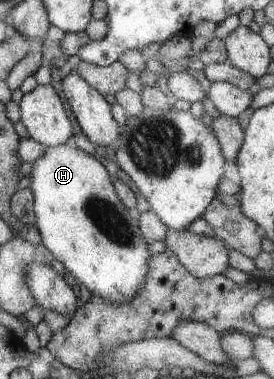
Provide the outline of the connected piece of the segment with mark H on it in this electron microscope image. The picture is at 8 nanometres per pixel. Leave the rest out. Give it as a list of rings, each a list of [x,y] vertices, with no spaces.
[[[71,141],[46,146],[44,154],[30,163],[28,190],[32,192],[34,223],[40,233],[41,243],[78,280],[77,283],[81,283],[91,294],[96,294],[112,304],[130,302],[146,282],[151,254],[148,254],[147,242],[140,234],[139,219],[134,218],[116,196],[104,166],[93,156],[72,145]]]

